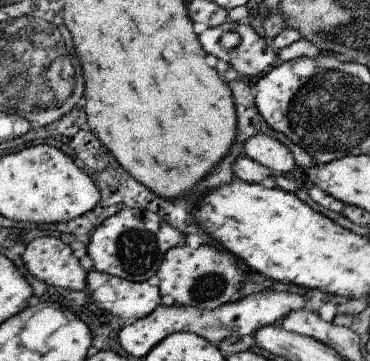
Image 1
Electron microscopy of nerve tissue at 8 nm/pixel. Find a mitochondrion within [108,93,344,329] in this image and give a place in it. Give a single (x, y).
(140, 259)

